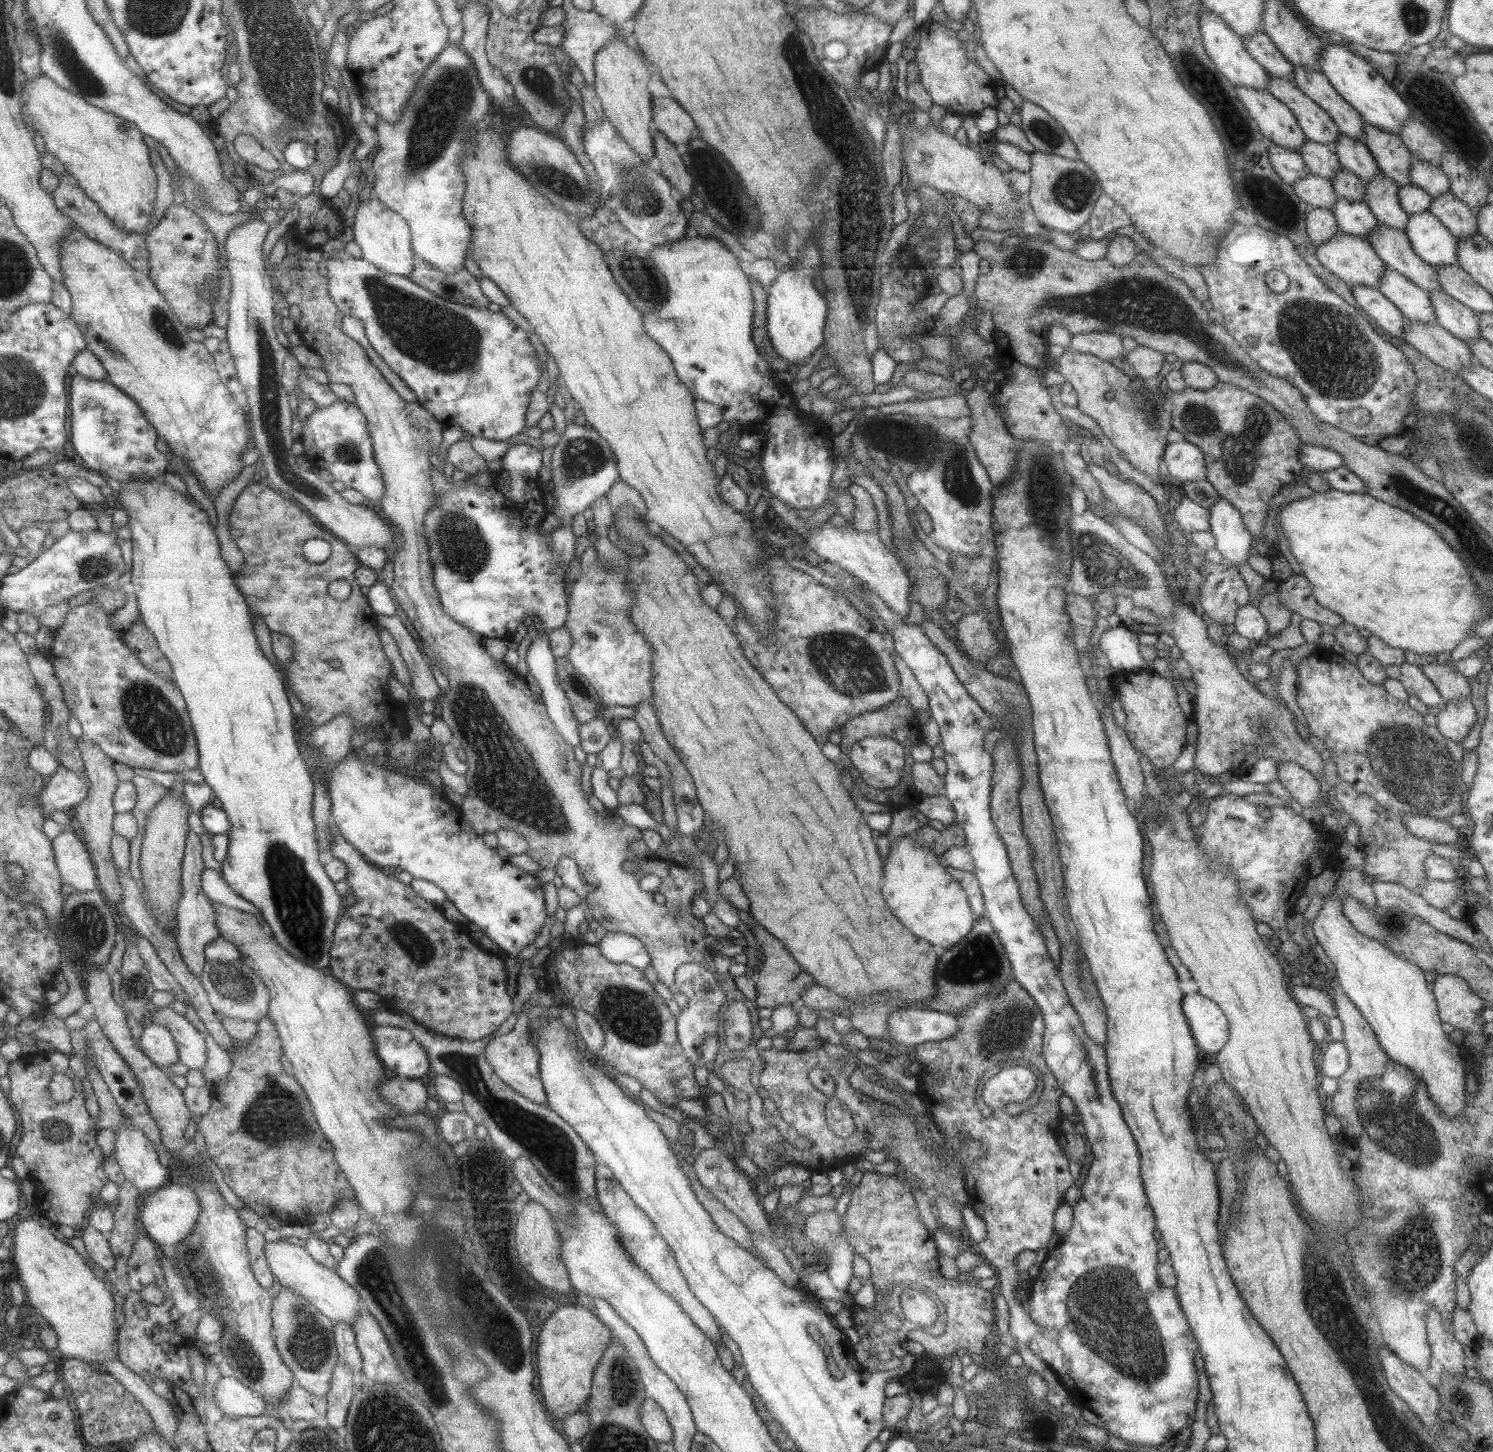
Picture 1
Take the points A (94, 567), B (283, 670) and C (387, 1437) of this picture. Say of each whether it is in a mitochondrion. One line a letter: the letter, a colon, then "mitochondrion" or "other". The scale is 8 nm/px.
A: mitochondrion
B: other
C: mitochondrion

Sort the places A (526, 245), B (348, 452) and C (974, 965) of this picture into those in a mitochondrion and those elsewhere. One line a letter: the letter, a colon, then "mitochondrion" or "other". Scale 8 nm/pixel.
A: other
B: mitochondrion
C: mitochondrion

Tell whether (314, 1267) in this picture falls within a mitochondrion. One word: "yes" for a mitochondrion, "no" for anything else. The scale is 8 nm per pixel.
no

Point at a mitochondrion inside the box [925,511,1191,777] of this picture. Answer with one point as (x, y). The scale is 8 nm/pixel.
(1104, 565)

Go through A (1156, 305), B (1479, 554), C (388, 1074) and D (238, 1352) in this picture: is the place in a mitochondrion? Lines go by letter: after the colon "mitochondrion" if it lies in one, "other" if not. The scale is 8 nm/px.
A: mitochondrion
B: mitochondrion
C: other
D: mitochondrion

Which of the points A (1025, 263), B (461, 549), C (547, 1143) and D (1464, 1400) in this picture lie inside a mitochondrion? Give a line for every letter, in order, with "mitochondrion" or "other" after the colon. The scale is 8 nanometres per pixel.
A: mitochondrion
B: mitochondrion
C: mitochondrion
D: mitochondrion

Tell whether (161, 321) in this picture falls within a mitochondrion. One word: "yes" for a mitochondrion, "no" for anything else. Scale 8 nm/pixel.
yes

